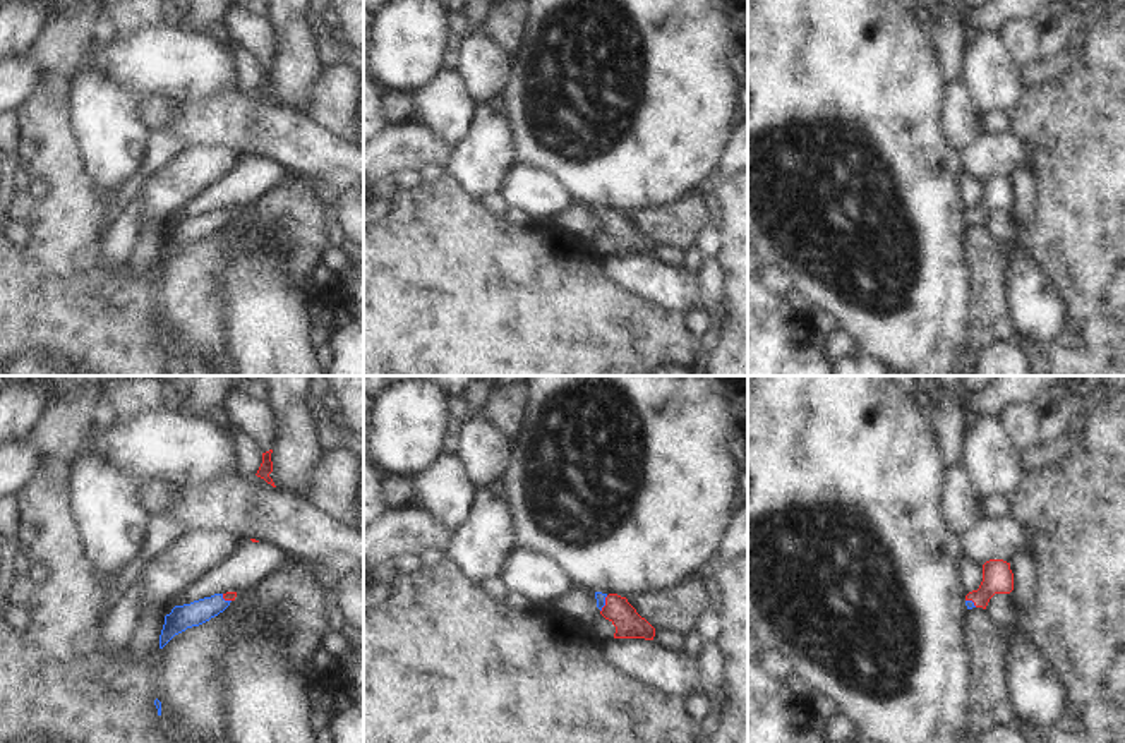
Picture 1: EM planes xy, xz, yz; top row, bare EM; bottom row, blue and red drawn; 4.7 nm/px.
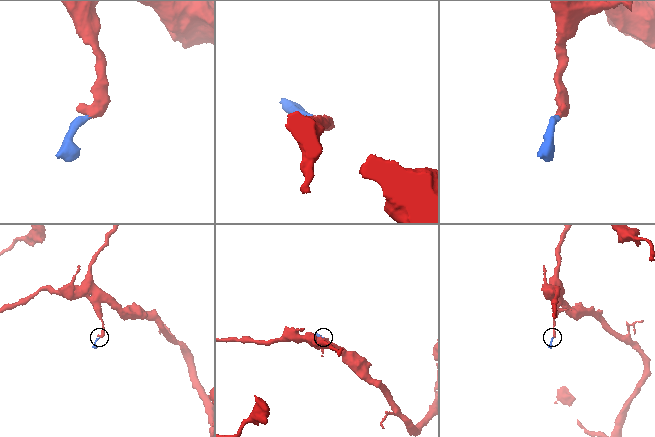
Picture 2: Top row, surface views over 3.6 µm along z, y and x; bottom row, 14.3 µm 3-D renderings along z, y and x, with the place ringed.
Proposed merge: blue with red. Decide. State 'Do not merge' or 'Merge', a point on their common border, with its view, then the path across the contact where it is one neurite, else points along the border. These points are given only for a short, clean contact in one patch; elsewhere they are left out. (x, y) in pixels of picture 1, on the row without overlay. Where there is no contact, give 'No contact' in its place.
Merge. Touches blue at xz (604, 220). Path across: xz (601, 213), (604, 220), (628, 239)

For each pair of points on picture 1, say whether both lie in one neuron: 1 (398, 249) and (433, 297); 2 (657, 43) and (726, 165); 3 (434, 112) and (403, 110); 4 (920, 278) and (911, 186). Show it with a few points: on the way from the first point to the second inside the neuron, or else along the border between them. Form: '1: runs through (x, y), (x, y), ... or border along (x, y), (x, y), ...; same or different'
1: runs through (410, 261), (433, 285); same
2: border along (729, 136), (707, 181); different
3: border along (412, 95), (414, 119); different
4: runs through (911, 256), (911, 208); same

